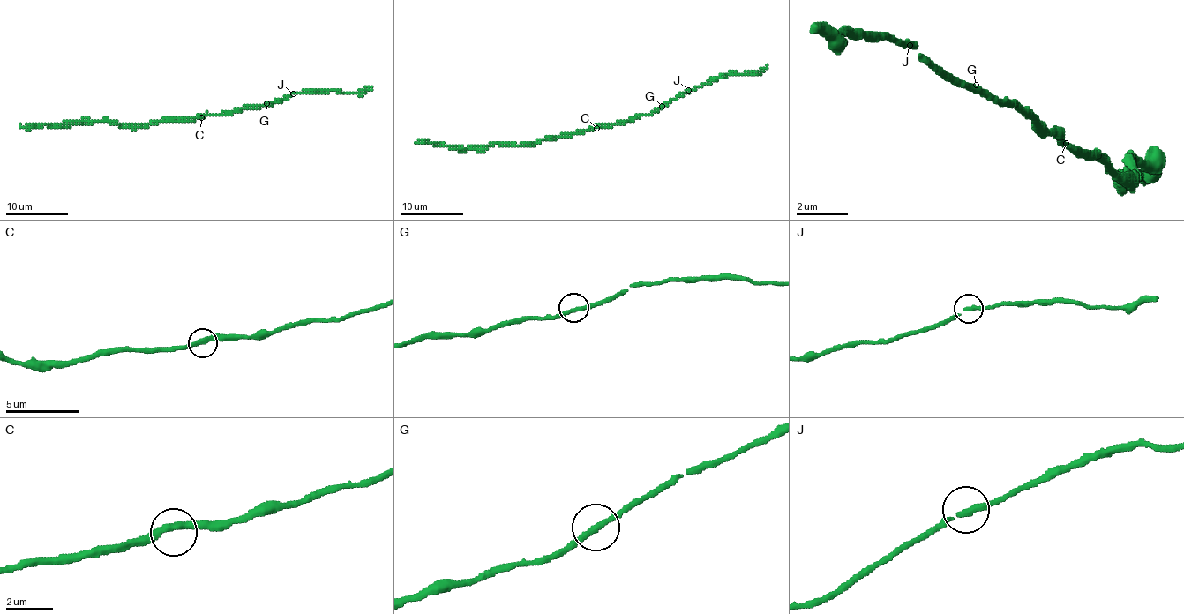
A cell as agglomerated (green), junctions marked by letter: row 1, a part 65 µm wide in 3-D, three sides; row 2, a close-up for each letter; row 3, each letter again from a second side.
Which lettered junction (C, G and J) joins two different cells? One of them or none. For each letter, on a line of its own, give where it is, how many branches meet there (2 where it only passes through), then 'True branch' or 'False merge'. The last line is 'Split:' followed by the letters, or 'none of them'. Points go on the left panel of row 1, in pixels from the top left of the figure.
C: Place: (201, 117). Branches: 2. True branch
G: Place: (266, 103). Branches: 2. True branch
J: Place: (293, 93). Branches: 2. True branch
Split: none of them

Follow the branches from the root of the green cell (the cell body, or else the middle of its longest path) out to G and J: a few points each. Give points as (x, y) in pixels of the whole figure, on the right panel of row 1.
G: (1059, 136), (1052, 136), (1033, 117), (1027, 117), (1014, 104), (1001, 104), (995, 98), (988, 98), (976, 85)
J: (1059, 136), (1052, 136), (1014, 104), (1001, 104), (982, 92), (956, 85), (917, 47), (911, 47)

